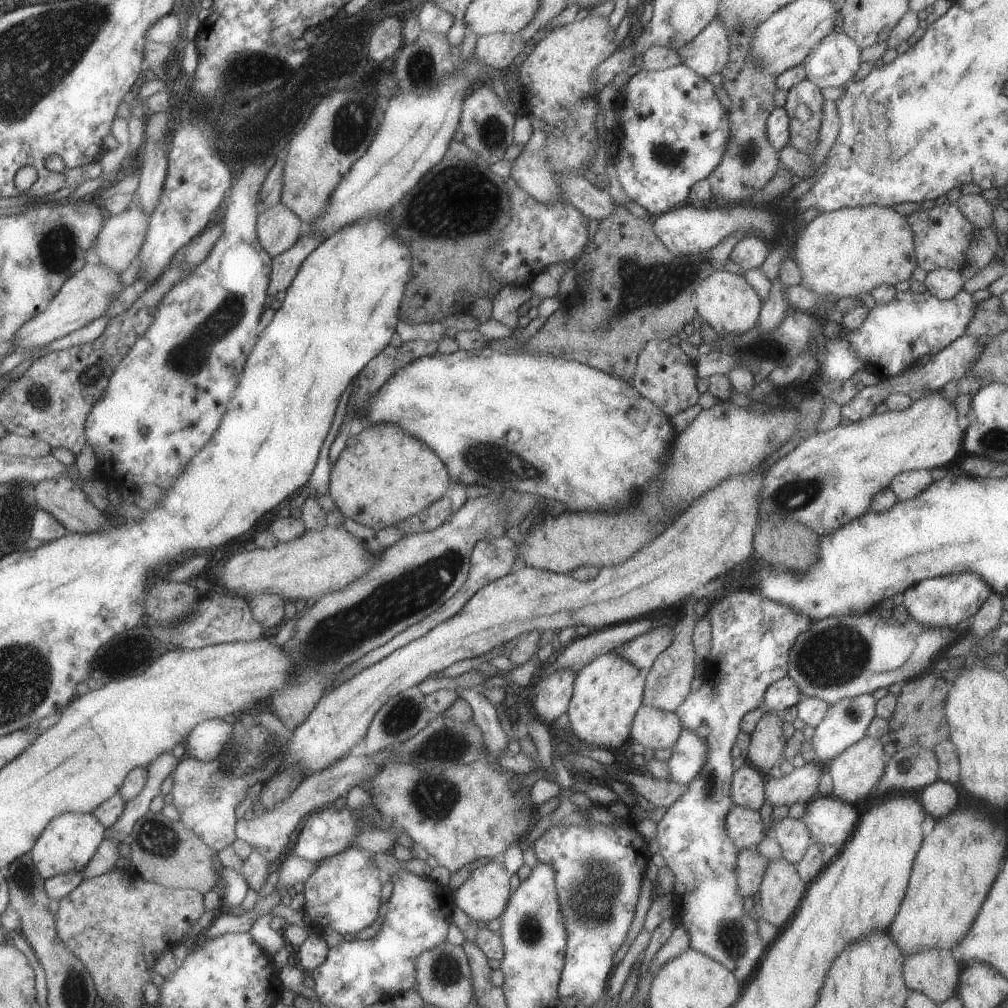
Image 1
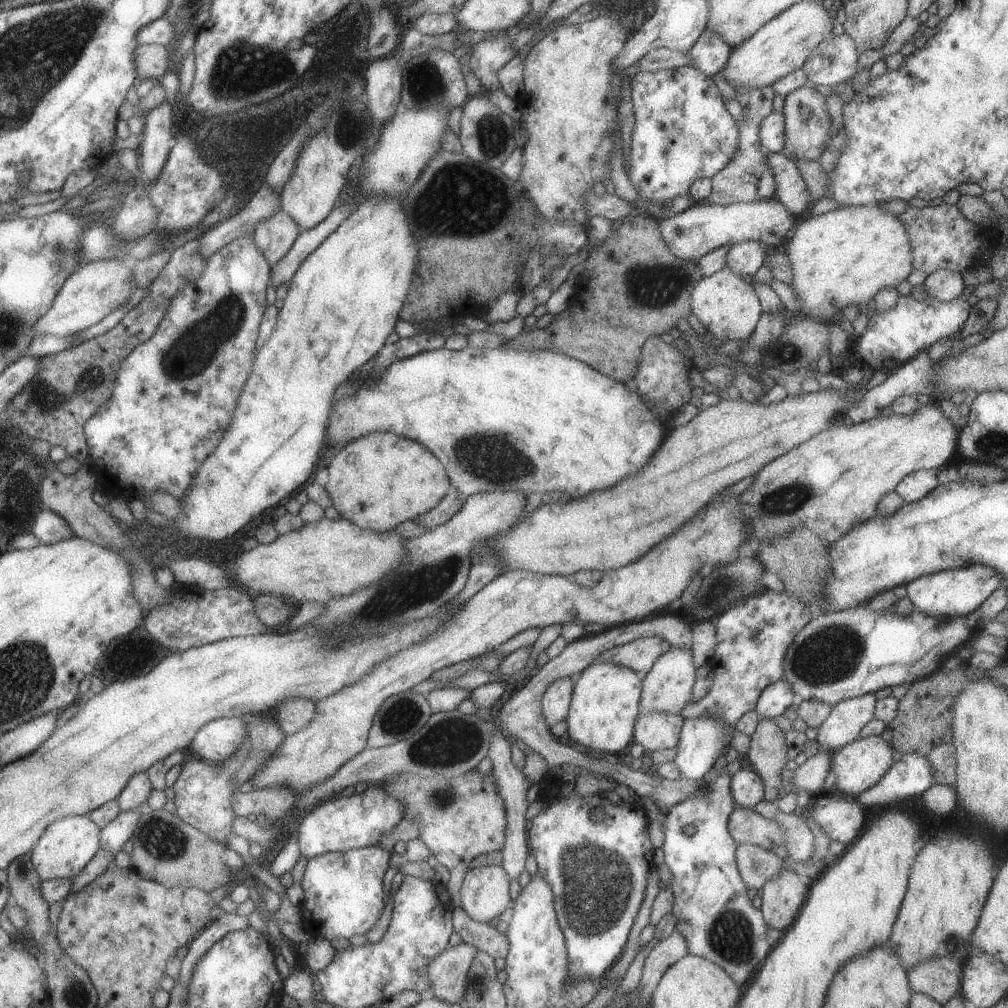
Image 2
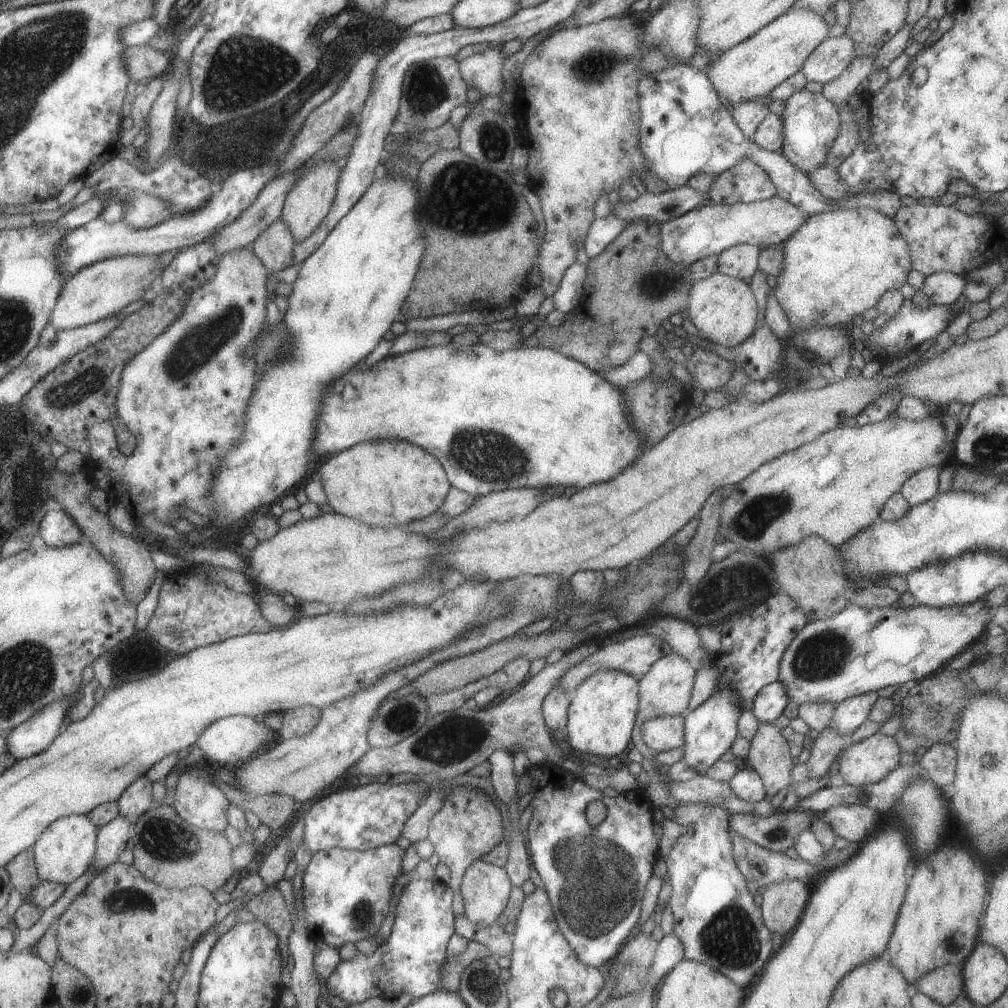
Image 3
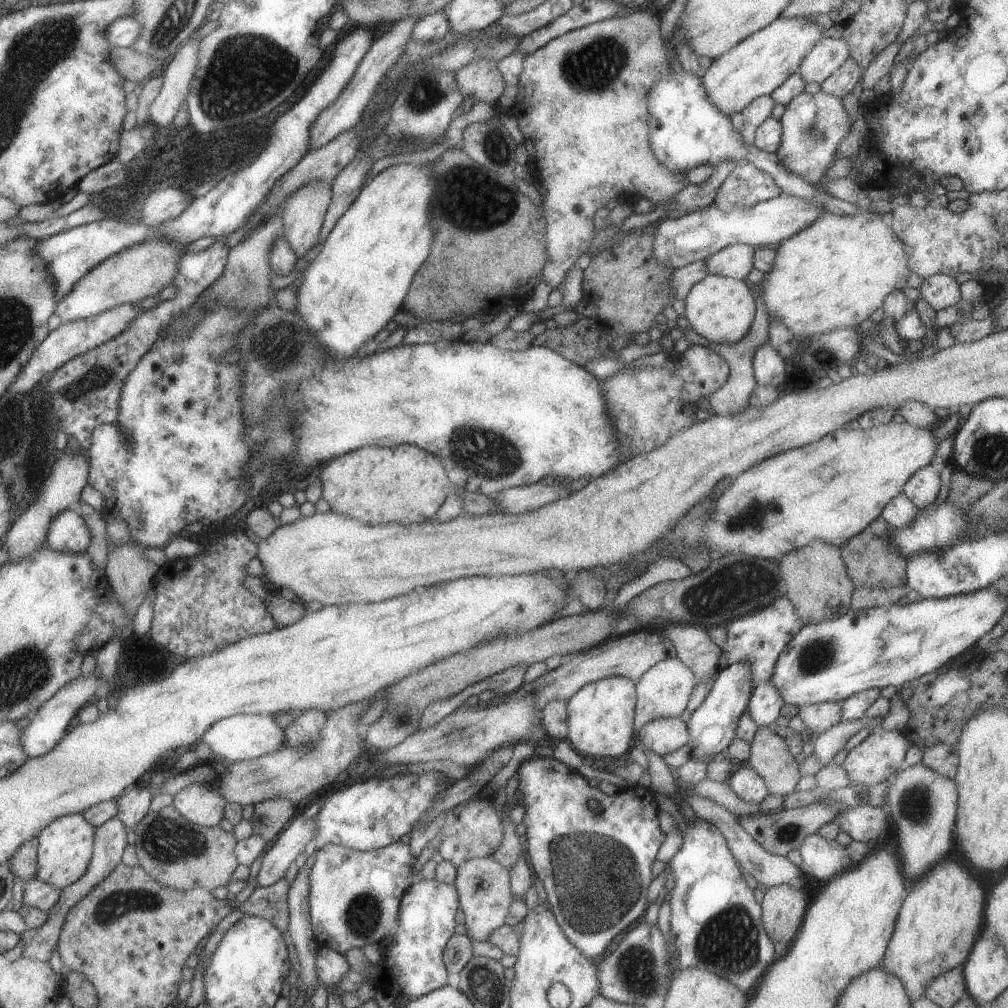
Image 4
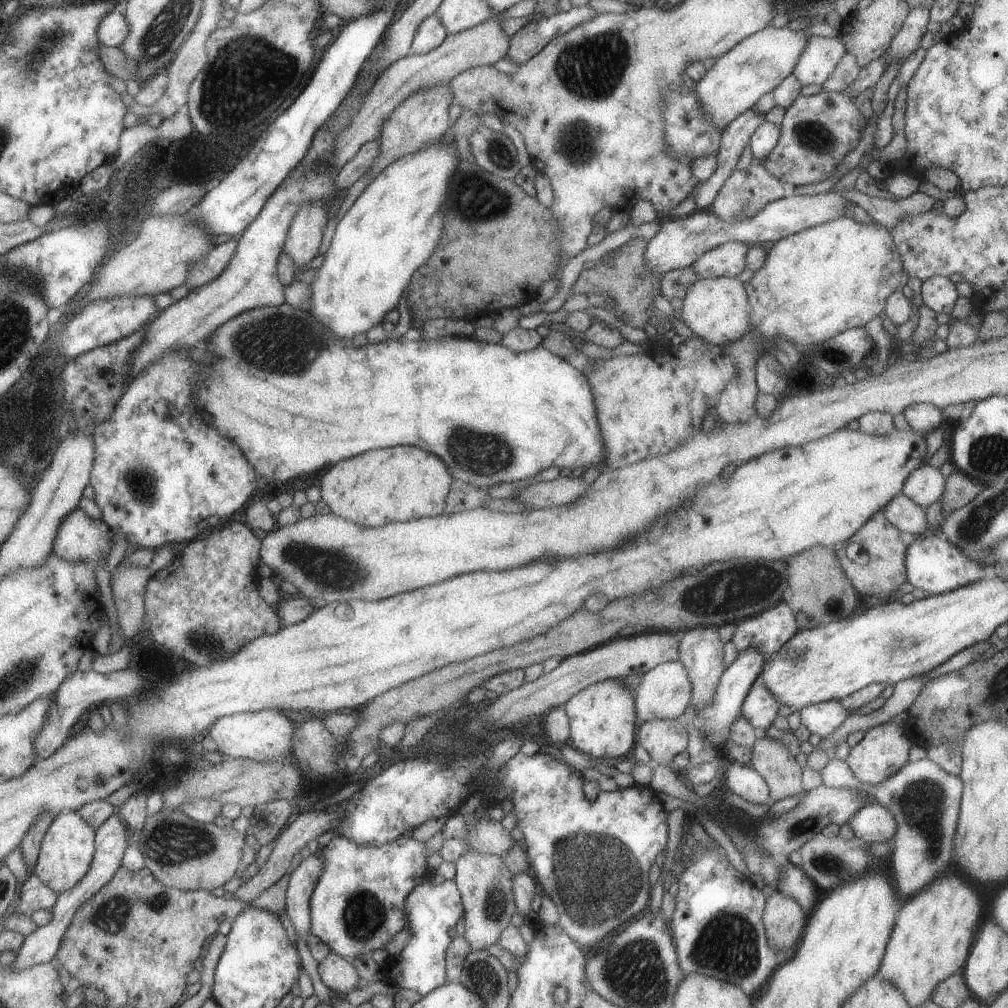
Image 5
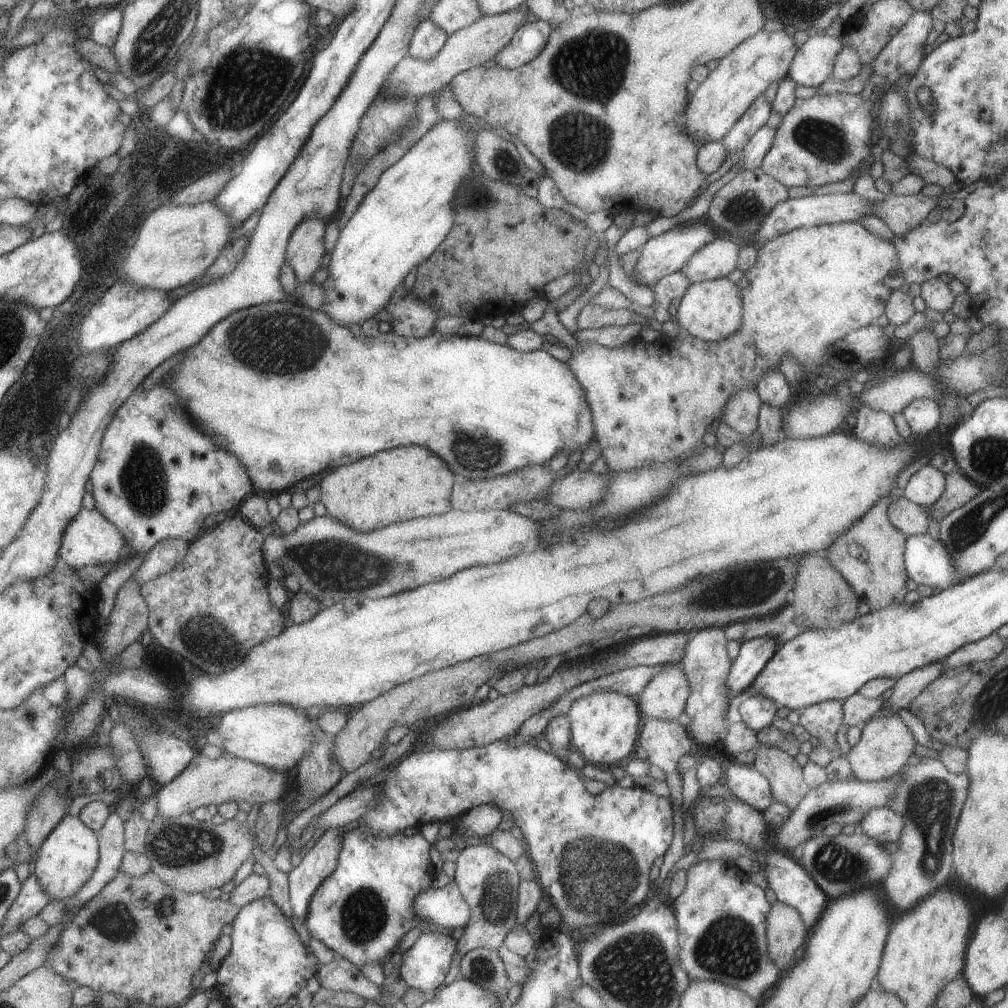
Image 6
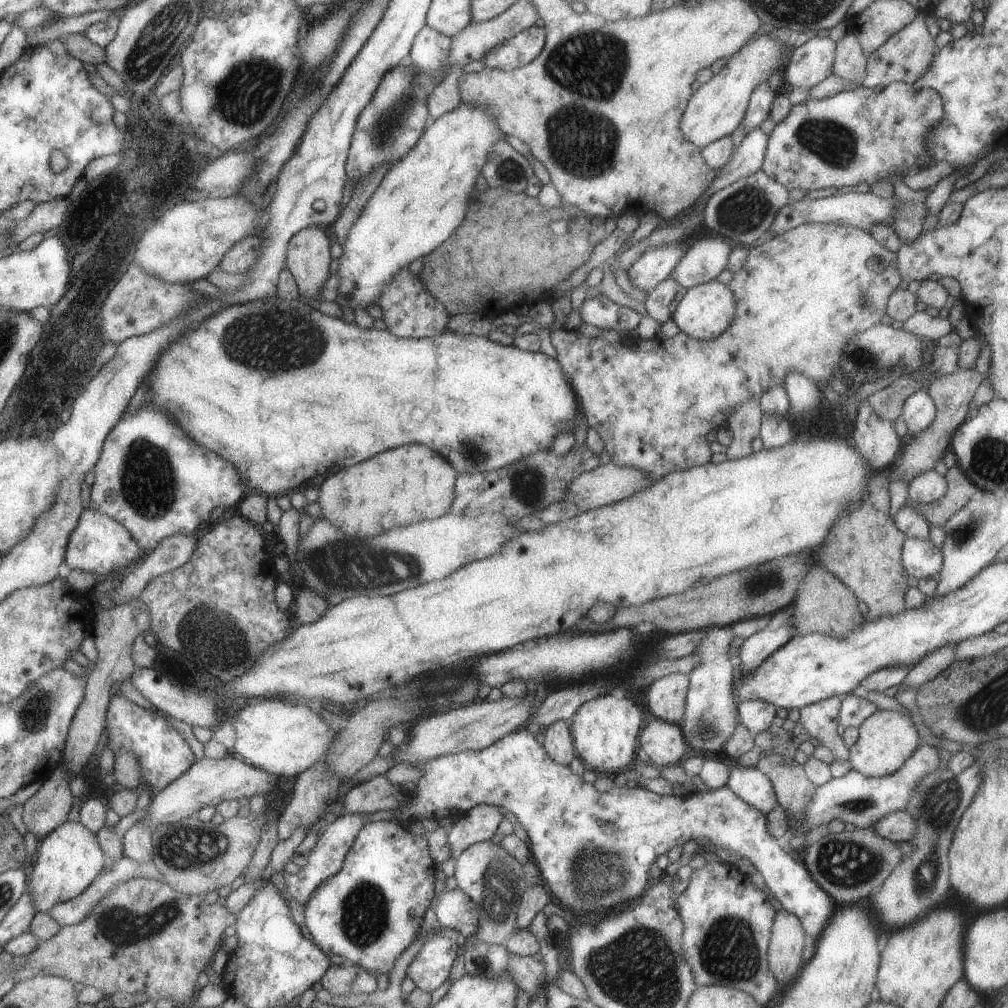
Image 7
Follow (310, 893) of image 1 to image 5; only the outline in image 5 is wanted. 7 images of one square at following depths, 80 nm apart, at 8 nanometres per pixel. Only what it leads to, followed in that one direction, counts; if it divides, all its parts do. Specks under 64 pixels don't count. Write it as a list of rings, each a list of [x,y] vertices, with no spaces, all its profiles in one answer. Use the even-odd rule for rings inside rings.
[[[336,835],[324,846],[323,856],[324,865],[309,901],[310,933],[349,964],[361,954],[370,955],[374,950],[384,949],[391,937],[405,928],[405,897],[417,885],[429,880],[434,873],[425,863],[425,843],[402,835],[376,847],[360,845],[344,836]]]

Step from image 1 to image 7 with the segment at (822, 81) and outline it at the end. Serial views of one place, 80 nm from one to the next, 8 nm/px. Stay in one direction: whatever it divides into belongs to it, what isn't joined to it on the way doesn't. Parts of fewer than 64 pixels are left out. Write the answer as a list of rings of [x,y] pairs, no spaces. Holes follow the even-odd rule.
[[[811,35],[804,44],[791,52],[782,74],[784,86],[809,90],[831,75],[834,48],[835,42],[829,37]]]

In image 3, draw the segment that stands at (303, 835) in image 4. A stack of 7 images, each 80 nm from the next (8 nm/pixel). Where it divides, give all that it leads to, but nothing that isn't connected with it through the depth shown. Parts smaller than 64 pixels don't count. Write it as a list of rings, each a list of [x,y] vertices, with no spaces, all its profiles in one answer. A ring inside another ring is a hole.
[[[286,836],[270,849],[258,866],[253,866],[267,887],[275,885],[283,878],[289,862],[289,853],[289,837]]]

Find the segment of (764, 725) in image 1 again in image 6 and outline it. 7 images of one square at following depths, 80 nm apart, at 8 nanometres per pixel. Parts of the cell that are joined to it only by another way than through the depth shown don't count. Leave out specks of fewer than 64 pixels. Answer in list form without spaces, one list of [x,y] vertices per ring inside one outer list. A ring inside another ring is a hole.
[[[757,745],[755,754],[751,766],[767,779],[774,800],[783,803],[789,811],[796,809],[809,788],[803,780],[802,767],[775,747]]]

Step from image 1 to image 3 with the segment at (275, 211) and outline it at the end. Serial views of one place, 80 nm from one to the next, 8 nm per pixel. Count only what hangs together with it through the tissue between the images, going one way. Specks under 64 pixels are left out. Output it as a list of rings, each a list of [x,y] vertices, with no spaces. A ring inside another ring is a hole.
[[[279,218],[267,226],[249,247],[261,264],[272,273],[289,266],[295,243],[289,229]]]

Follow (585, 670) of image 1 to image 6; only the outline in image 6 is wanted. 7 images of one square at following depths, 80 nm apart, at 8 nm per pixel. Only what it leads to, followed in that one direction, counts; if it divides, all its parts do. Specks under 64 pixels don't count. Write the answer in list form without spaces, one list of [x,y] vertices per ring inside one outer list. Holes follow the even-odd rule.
[[[597,691],[578,698],[570,704],[567,718],[570,721],[570,744],[572,749],[589,764],[611,766],[621,758],[629,756],[636,748],[637,722],[639,722],[637,703],[634,698],[613,691]]]

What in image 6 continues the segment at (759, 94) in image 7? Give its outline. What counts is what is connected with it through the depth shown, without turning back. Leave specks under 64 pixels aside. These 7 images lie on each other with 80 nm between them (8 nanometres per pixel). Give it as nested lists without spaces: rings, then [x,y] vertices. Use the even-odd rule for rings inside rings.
[[[763,93],[757,95],[751,104],[745,109],[745,112],[739,117],[739,120],[725,133],[720,140],[726,150],[726,156],[734,150],[740,151],[743,145],[749,140],[750,136],[755,134],[769,118],[770,103],[767,102]]]

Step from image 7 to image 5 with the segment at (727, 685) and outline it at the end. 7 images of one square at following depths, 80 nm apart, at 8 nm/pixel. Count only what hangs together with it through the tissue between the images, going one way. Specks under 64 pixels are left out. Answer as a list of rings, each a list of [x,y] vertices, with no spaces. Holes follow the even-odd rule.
[[[695,627],[677,632],[676,636],[678,638],[678,660],[685,667],[691,683],[688,706],[697,714],[712,702],[719,677],[726,669],[723,666],[723,651],[721,651],[723,643],[717,635],[716,627]]]

